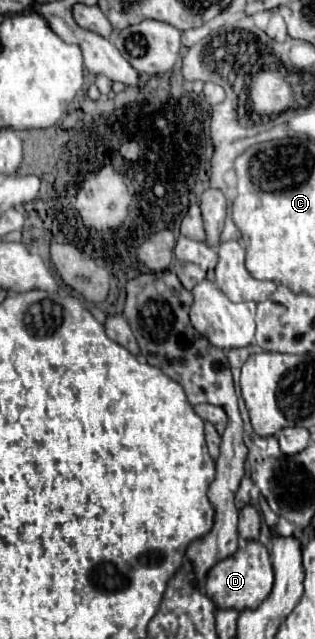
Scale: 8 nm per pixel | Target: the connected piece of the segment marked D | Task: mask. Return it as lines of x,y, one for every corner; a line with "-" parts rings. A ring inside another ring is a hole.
246,541
234,555
216,563
206,577
204,591
218,609
256,609
272,591
274,573
268,549
260,541

